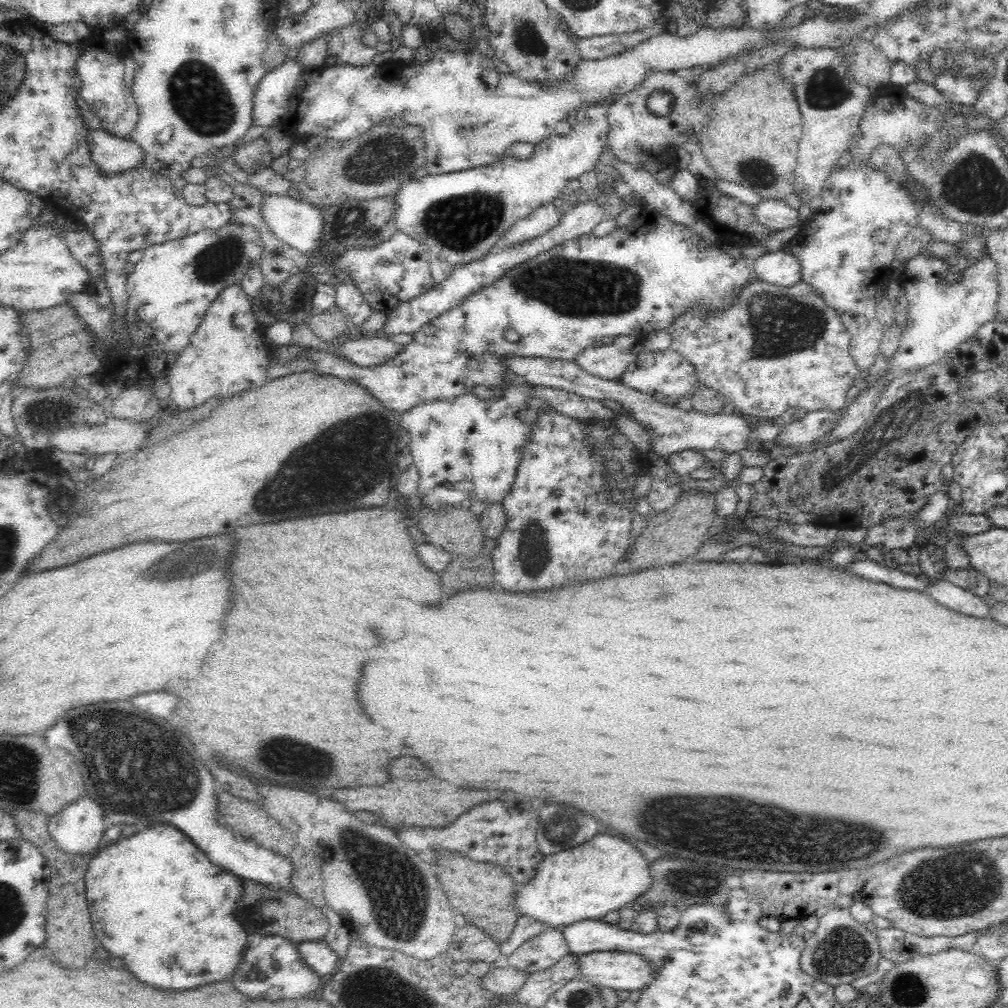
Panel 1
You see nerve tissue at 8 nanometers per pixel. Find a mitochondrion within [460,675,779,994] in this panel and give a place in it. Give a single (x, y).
(689, 882)

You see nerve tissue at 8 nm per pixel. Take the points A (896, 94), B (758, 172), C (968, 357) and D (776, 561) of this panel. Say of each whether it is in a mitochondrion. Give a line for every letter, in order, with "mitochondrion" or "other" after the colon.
A: other
B: mitochondrion
C: other
D: other

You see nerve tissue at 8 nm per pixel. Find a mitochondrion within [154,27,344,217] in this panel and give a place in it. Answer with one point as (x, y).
(195, 94)

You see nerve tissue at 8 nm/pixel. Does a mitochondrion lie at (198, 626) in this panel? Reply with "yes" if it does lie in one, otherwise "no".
no

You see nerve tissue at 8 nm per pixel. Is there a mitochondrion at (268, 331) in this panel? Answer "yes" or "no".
no

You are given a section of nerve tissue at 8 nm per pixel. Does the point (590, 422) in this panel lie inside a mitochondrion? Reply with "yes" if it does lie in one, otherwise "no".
no

